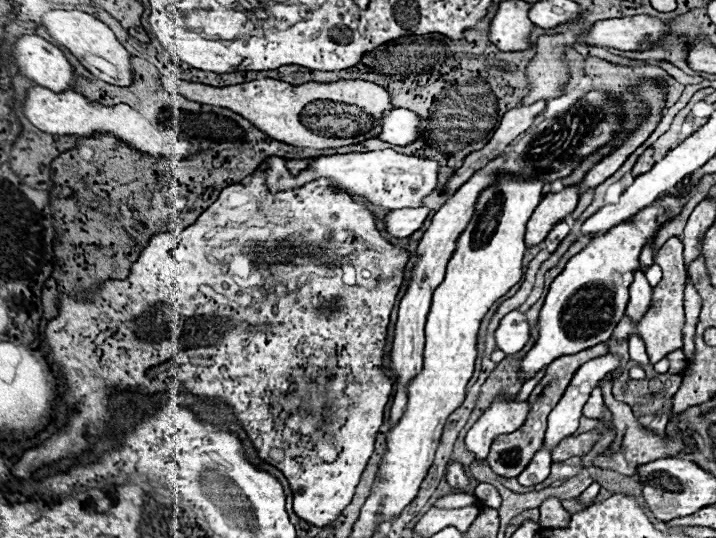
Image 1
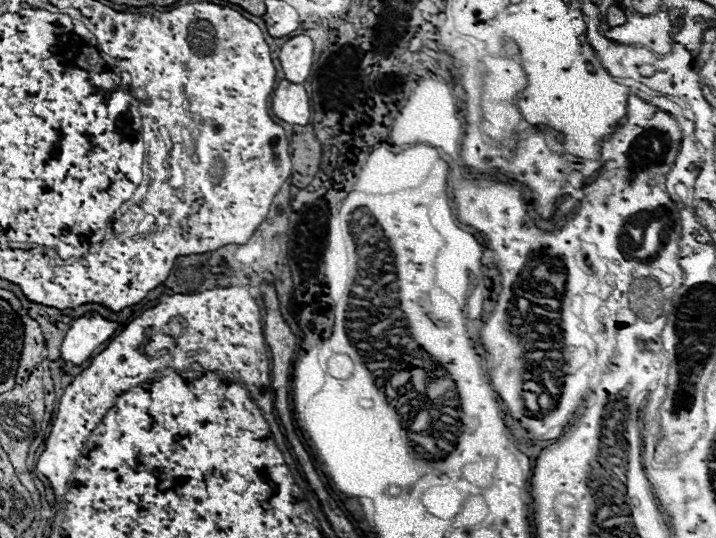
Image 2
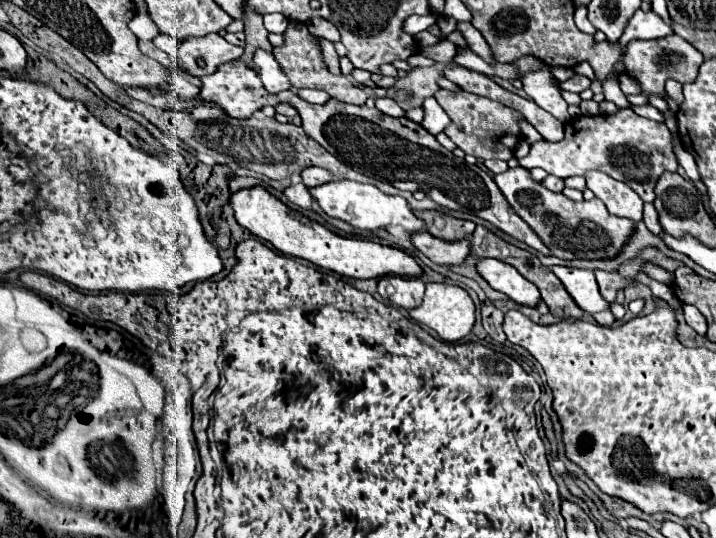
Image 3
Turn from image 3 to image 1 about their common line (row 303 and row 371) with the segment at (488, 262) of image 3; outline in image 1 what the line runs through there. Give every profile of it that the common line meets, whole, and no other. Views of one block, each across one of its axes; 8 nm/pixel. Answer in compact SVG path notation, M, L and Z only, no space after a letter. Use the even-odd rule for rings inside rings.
M664 194L652 206L642 208L630 220L614 226L604 236L592 238L582 252L566 262L566 268L550 284L544 306L540 308L536 320L536 342L526 352L520 362L520 370L516 372L520 382L530 380L540 368L548 366L552 358L558 358L560 354L576 354L594 344L606 342L612 336L614 326L626 310L628 286L632 282L632 272L638 270L638 256L642 246L652 236L656 236L670 218L680 214L684 202L686 196L676 198Z

